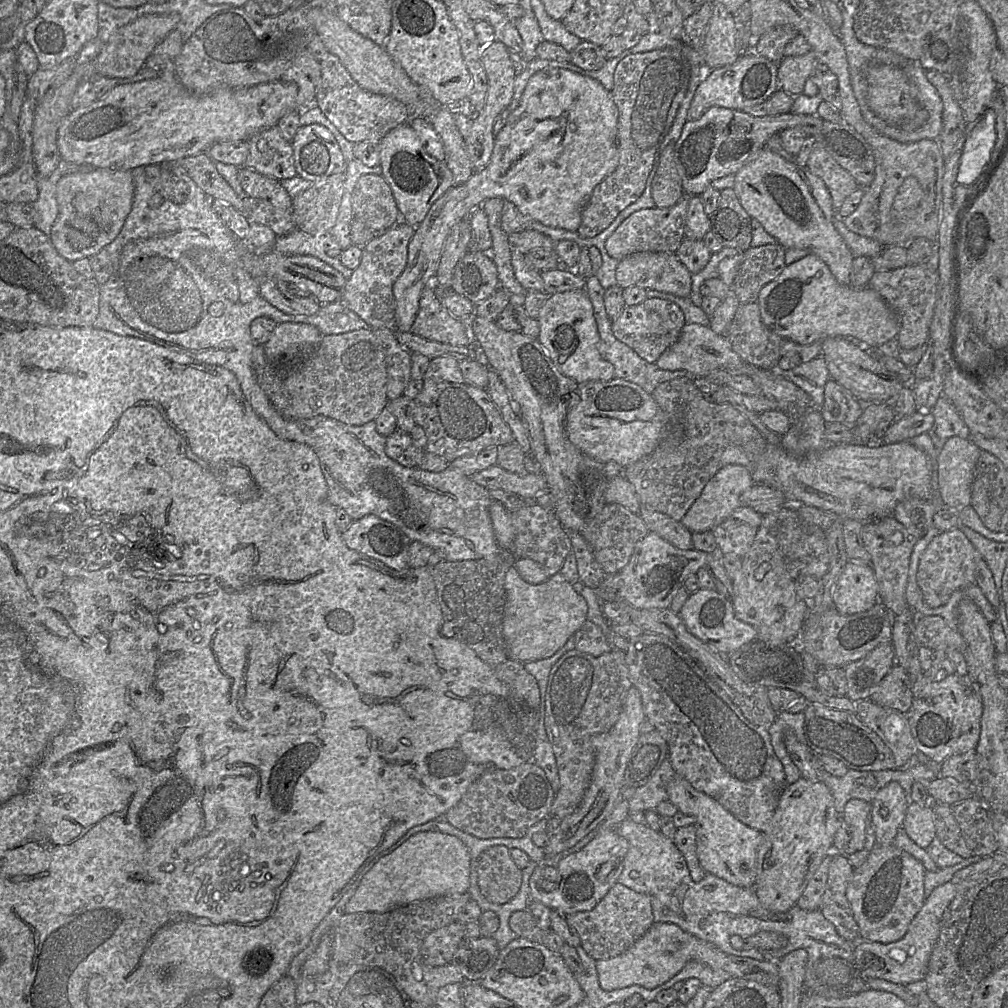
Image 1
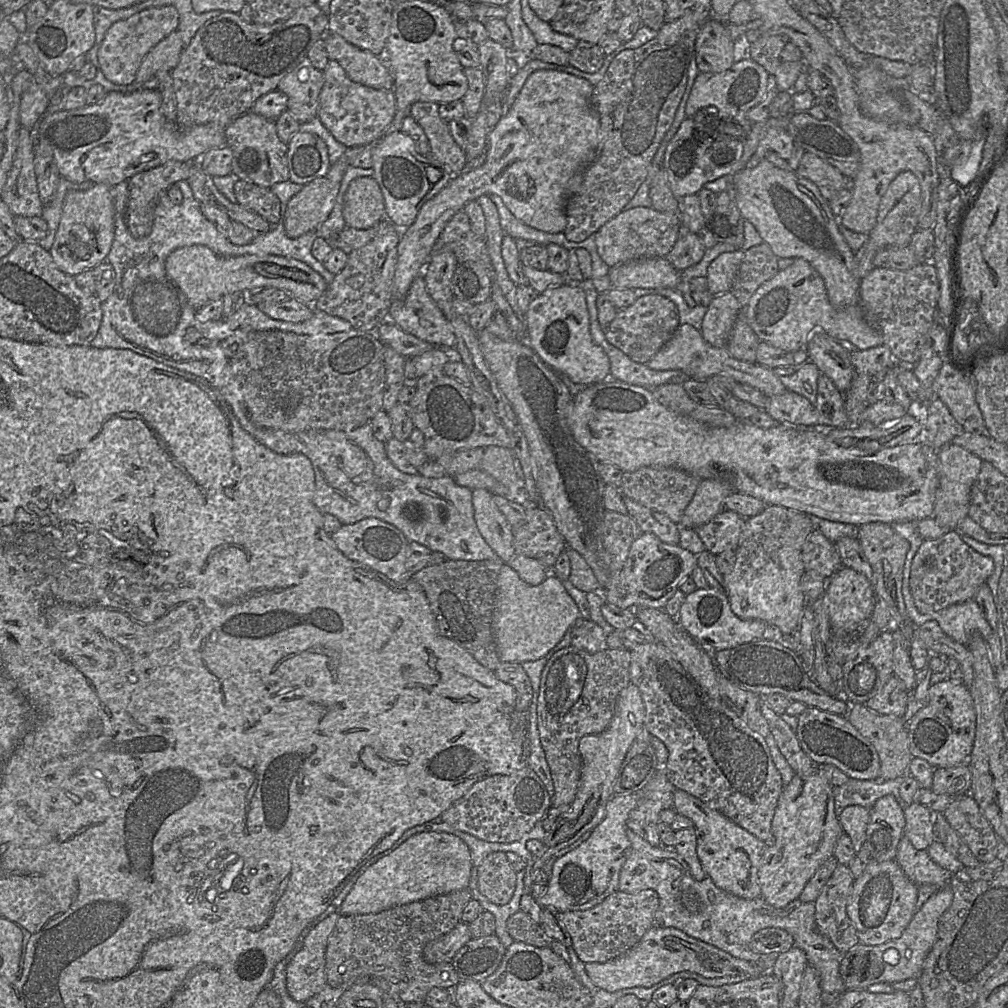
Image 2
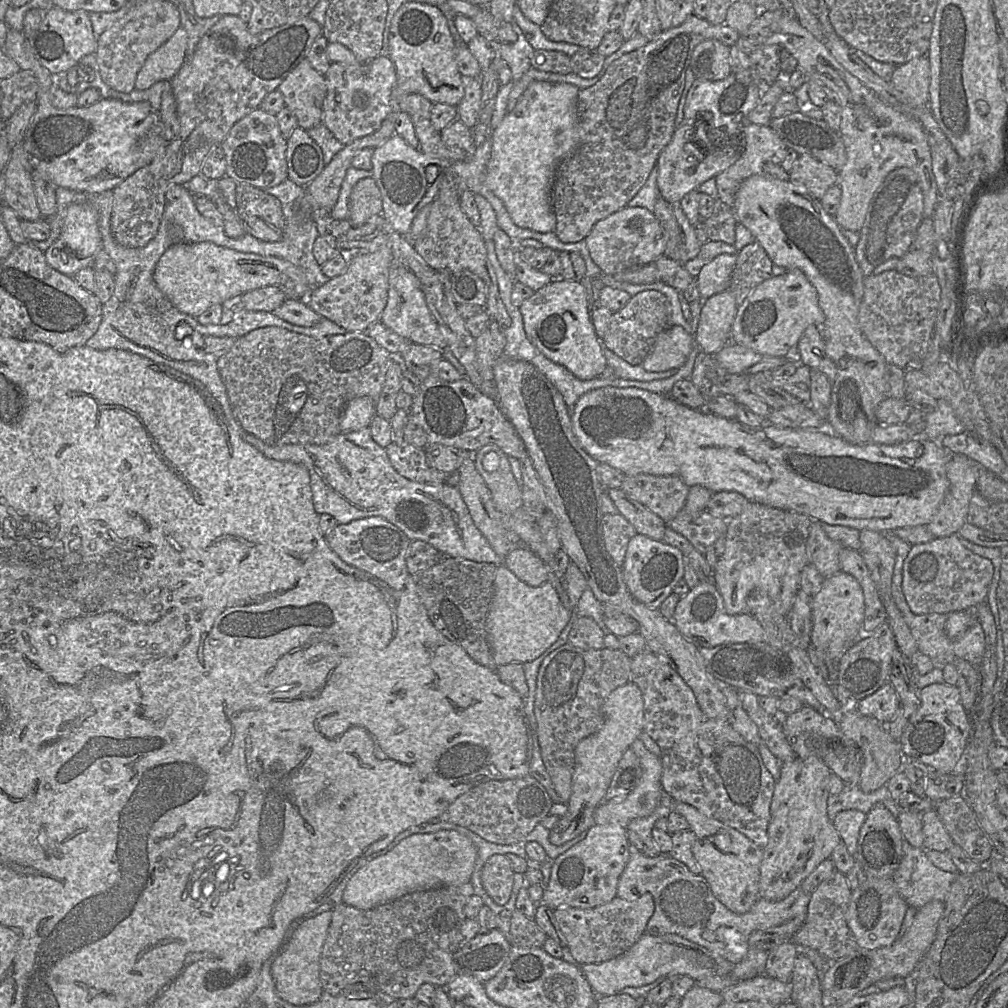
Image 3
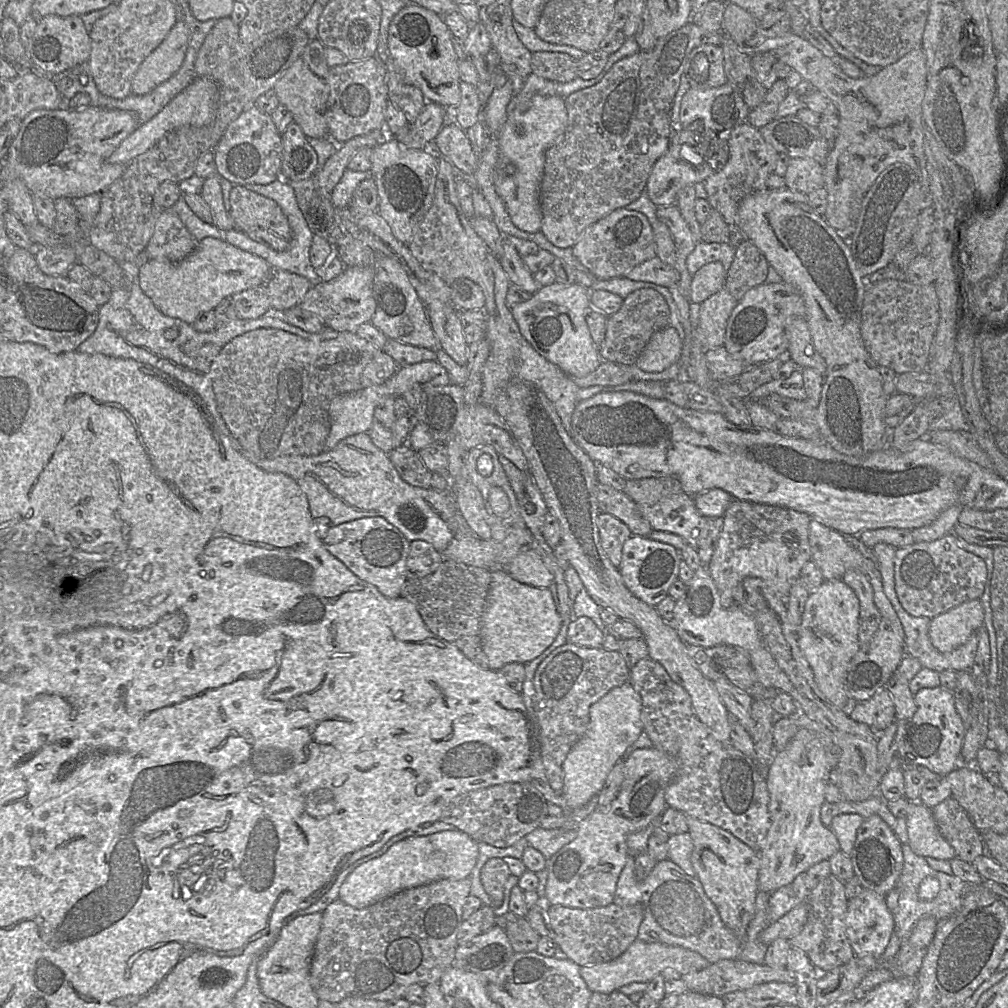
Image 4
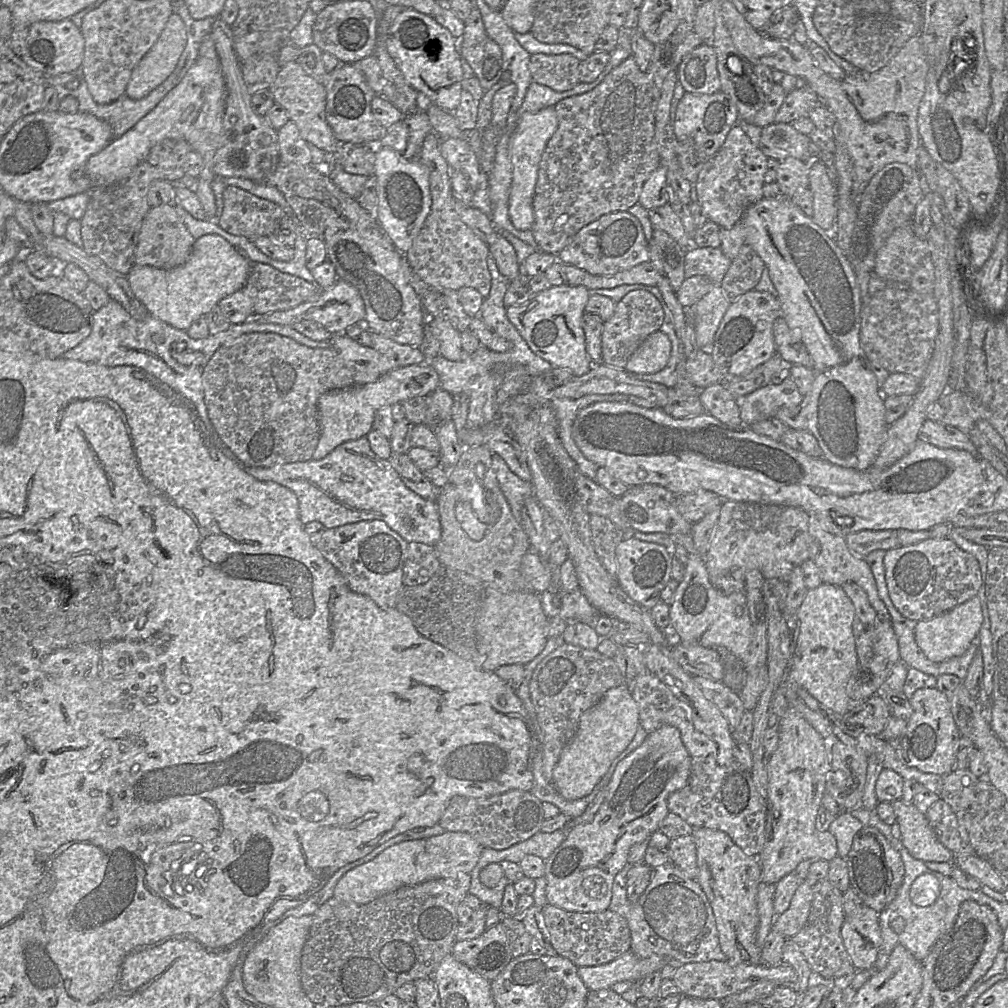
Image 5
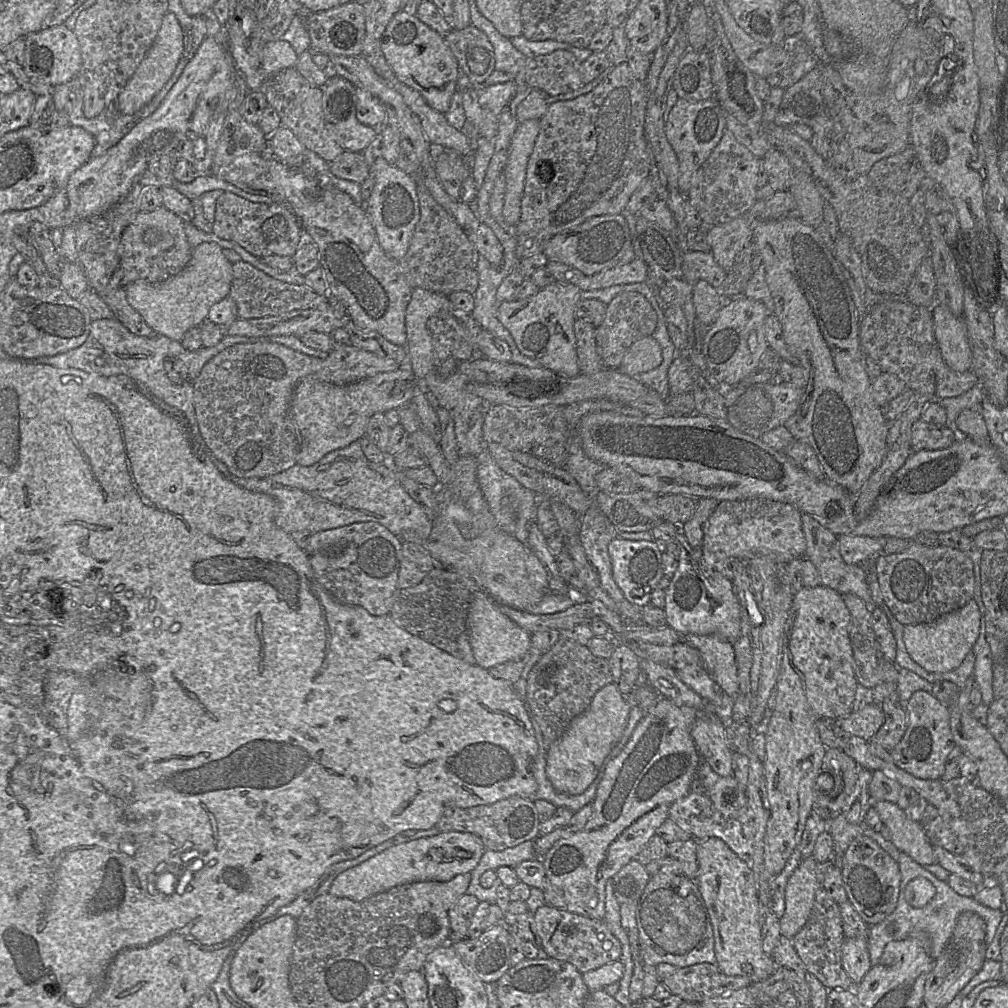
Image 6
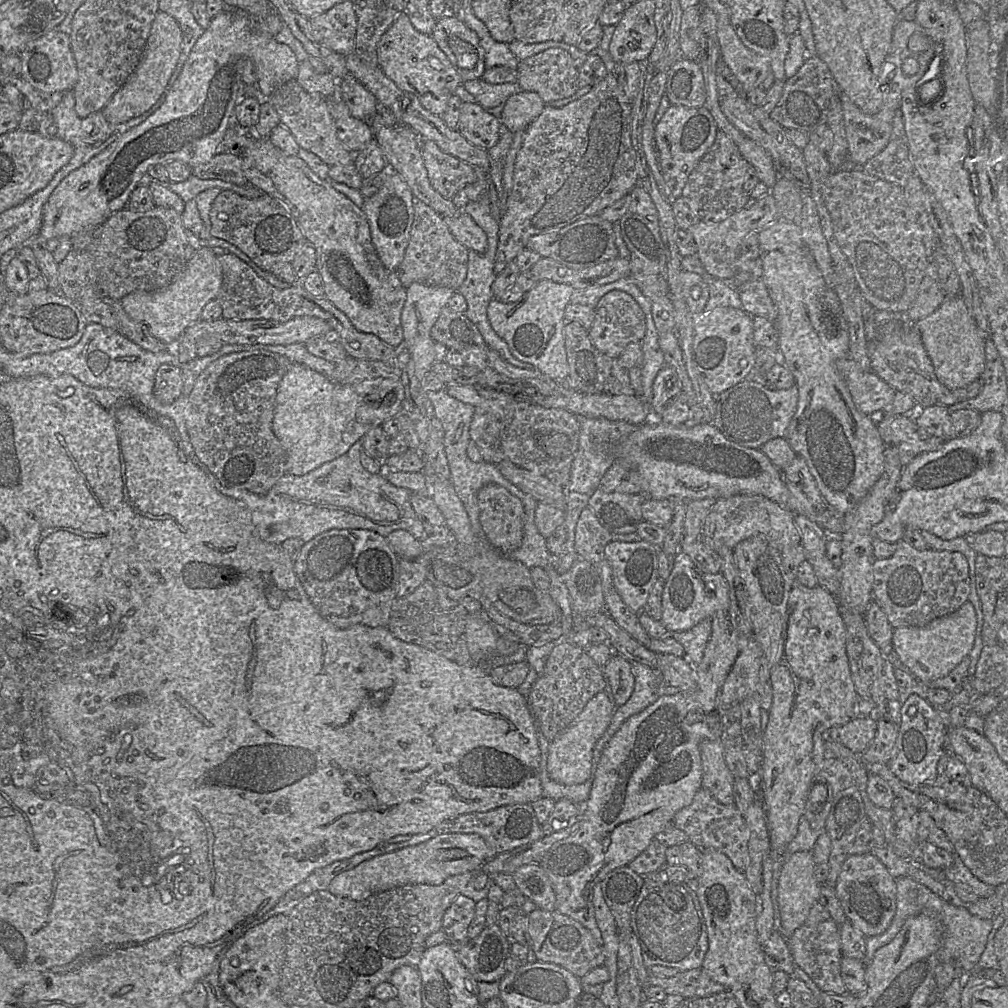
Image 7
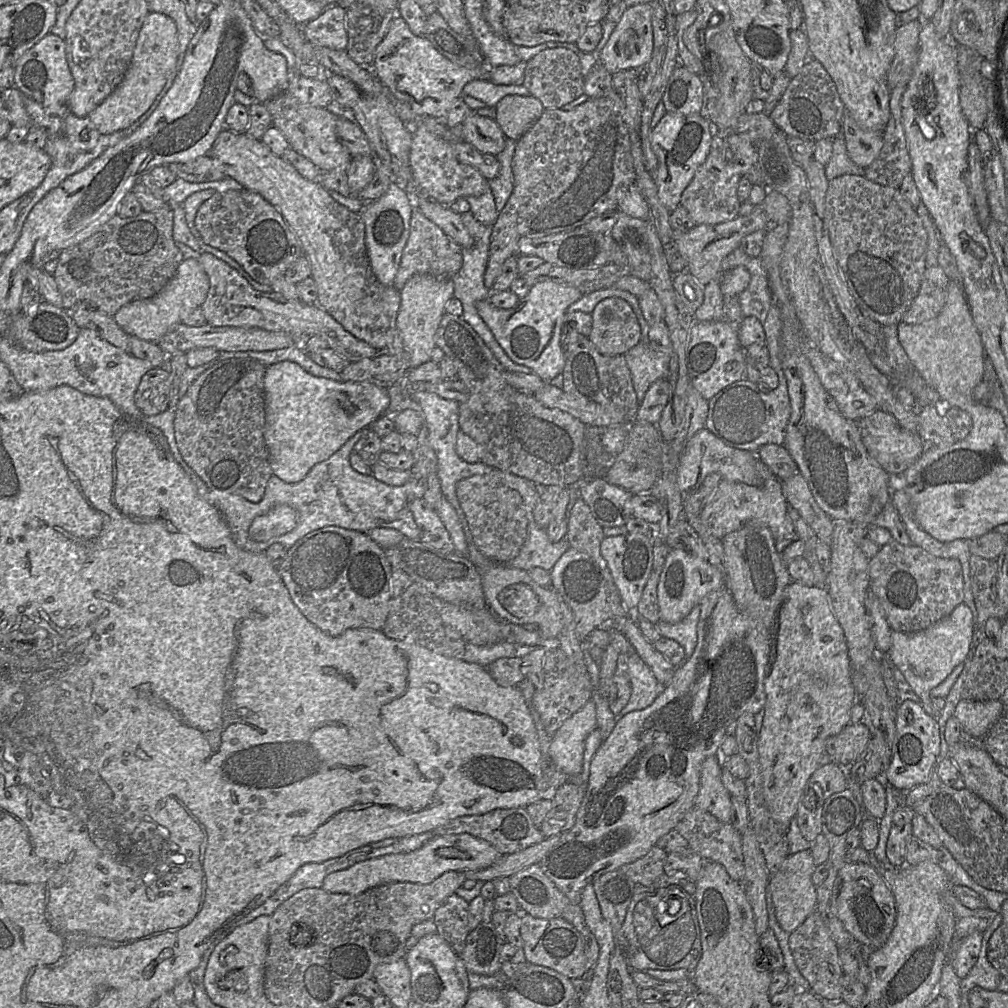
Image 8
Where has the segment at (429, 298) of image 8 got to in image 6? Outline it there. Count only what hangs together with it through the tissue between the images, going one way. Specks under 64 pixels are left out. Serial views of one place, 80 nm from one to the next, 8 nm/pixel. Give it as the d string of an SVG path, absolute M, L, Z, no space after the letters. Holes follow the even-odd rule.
M414 288L405 316L406 351L408 365L416 376L419 384L428 372L438 363L432 344L432 335L428 330L428 321L438 313L448 295Z

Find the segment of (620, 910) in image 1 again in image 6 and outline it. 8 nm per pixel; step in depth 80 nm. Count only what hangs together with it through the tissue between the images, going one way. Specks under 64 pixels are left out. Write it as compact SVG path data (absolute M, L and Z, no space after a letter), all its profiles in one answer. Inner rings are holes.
M547 904L539 907L533 916L541 947L547 957L571 963L582 974L621 957L621 943L603 919L588 918Z

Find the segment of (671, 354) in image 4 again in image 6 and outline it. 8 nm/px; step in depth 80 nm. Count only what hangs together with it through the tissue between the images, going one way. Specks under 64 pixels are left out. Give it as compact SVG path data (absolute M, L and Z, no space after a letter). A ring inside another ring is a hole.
M647 336L637 340L629 347L619 369L634 377L657 368L662 360L659 343L652 336Z

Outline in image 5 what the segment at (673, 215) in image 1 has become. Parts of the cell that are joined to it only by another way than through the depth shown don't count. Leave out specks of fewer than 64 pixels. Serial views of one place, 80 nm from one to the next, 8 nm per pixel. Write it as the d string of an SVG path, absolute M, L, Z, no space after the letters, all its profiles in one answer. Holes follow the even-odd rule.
M628 211L612 212L581 228L557 254L557 259L593 275L613 275L649 261L648 240L635 216Z

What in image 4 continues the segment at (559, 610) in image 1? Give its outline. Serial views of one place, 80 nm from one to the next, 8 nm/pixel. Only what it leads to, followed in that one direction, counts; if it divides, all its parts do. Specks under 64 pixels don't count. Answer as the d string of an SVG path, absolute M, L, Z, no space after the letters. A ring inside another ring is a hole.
M506 570L492 573L492 581L481 619L480 635L483 650L488 659L487 668L499 670L509 663L527 664L542 654L555 640L562 626L549 588L535 588L514 580Z

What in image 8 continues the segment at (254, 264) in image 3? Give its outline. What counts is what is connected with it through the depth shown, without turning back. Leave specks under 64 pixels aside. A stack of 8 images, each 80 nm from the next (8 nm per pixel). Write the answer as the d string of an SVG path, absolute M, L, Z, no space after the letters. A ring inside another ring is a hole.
M185 259L158 294L123 305L113 317L127 334L157 343L173 326L182 323L193 310L201 307L207 297L209 287L209 277L198 259Z

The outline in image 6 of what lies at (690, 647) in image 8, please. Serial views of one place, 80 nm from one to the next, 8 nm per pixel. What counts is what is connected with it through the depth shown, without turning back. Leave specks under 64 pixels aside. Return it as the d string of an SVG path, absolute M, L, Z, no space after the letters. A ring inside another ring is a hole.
M686 634L681 637L699 651L704 669L727 695L735 699L740 688L733 644L718 634Z

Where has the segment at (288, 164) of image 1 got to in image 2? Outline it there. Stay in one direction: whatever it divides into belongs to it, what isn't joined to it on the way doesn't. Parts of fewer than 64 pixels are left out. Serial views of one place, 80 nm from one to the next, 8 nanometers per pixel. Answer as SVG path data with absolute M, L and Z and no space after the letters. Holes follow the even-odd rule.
M248 111L233 120L226 127L225 133L226 145L233 152L232 173L239 180L270 188L290 179L287 158L288 144L280 139L276 121Z

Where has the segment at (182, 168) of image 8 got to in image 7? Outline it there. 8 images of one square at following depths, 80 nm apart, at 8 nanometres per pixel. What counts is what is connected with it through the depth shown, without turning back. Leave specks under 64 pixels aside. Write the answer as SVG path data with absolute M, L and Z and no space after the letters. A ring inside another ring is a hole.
M217 152L210 161L192 167L192 175L200 179L220 179L238 186L248 186L250 184L243 173L242 164L240 155Z

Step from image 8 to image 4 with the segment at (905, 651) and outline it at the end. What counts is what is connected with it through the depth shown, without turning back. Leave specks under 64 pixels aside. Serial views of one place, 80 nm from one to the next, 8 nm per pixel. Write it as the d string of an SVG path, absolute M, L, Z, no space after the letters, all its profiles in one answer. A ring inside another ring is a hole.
M979 599L964 602L931 619L929 638L940 652L951 652L983 627L984 613Z

